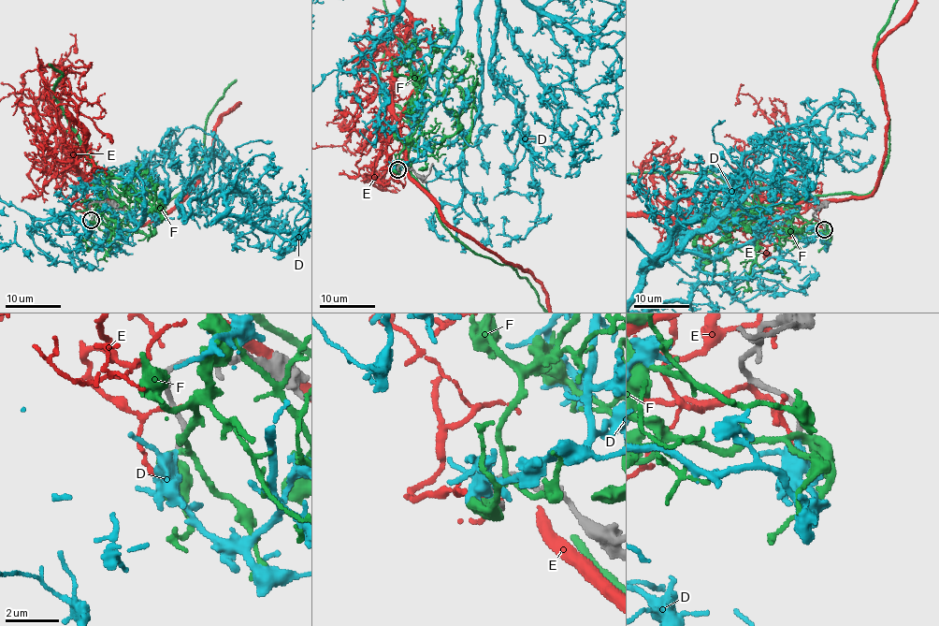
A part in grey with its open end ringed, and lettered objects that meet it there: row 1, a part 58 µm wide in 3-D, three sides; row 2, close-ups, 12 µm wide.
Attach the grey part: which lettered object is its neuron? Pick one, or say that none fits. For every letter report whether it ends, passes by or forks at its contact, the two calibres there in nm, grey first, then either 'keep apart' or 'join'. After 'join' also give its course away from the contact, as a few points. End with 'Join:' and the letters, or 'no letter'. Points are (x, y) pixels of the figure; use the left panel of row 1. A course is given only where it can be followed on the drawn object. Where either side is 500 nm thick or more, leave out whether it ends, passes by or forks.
D: it ends there; 190 nm thick on the grey side, 300 nm on the other; join
E: it ends there; 170 nm thick on the grey side, 160 nm on the other; keep apart
F: it forks there; 200 nm thick on the grey side, 240 nm on the other; keep apart
Join: D

